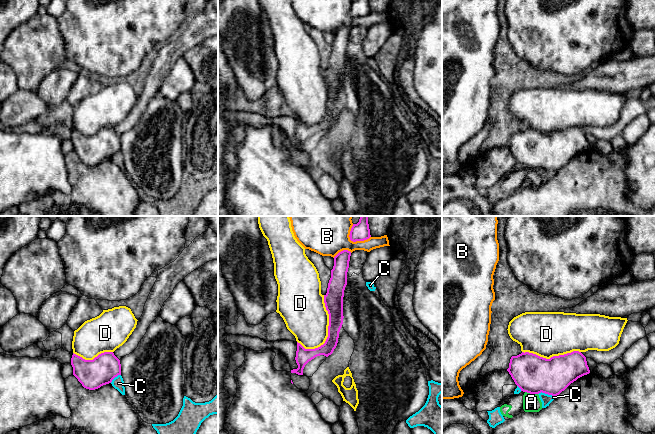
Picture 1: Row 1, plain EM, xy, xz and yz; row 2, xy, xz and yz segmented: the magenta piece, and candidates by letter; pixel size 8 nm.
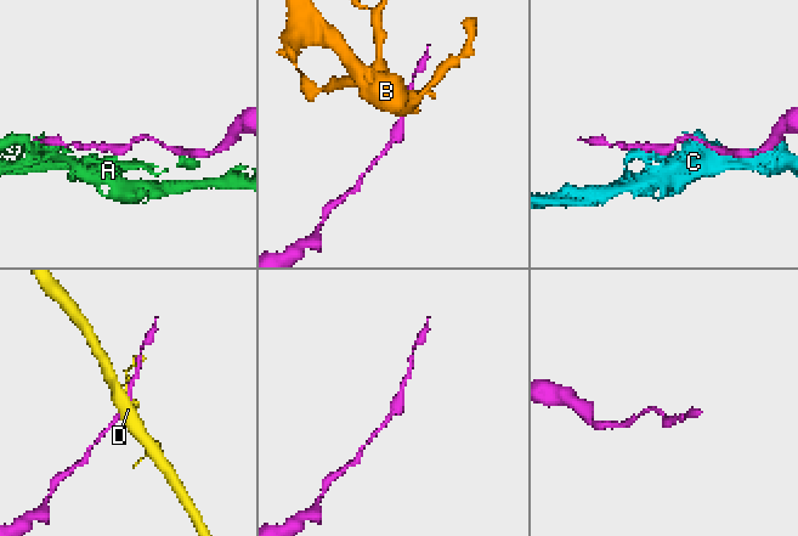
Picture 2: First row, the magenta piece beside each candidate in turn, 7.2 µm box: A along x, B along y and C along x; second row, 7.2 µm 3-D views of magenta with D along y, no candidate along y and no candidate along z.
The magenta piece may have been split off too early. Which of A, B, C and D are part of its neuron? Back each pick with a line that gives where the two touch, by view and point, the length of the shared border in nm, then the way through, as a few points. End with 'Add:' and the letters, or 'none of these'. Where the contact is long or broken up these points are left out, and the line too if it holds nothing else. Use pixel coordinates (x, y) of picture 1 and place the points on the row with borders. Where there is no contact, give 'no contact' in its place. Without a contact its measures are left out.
Add: none of these

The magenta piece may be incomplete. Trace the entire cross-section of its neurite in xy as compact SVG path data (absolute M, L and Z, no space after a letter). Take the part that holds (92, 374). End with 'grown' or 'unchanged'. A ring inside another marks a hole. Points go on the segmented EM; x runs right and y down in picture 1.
M113 352L99 354L93 360L85 360L73 353L71 358L73 375L82 386L89 390L95 390L121 375L120 360Z; unchanged

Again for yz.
M579 351L553 356L550 359L529 352L512 356L507 369L515 384L523 392L545 393L556 397L578 378L590 373L586 357Z; unchanged

